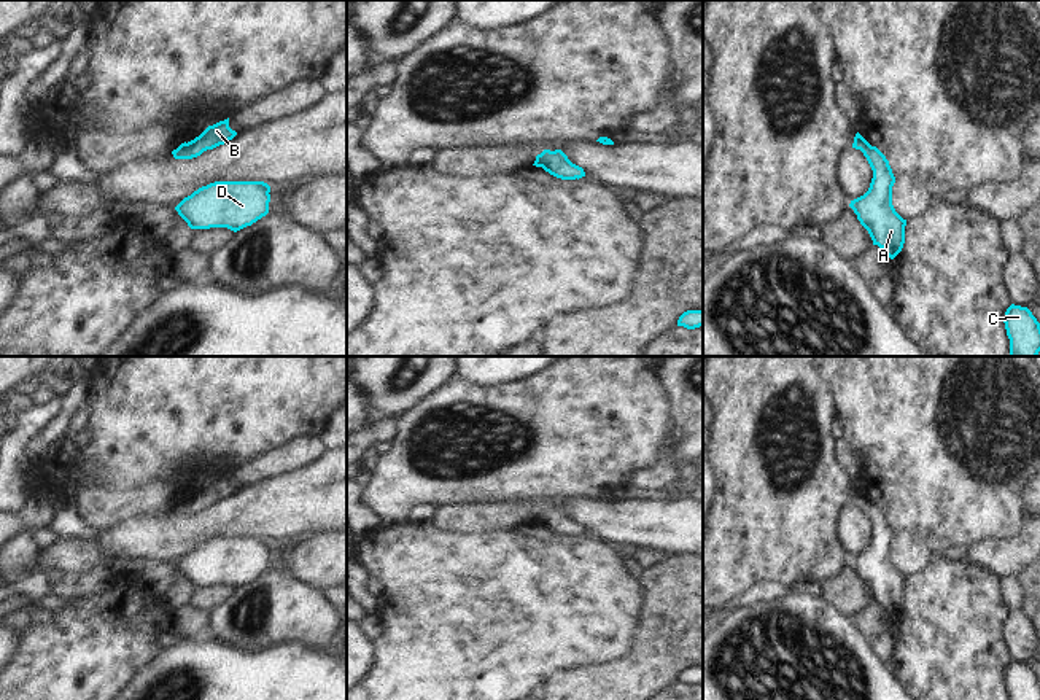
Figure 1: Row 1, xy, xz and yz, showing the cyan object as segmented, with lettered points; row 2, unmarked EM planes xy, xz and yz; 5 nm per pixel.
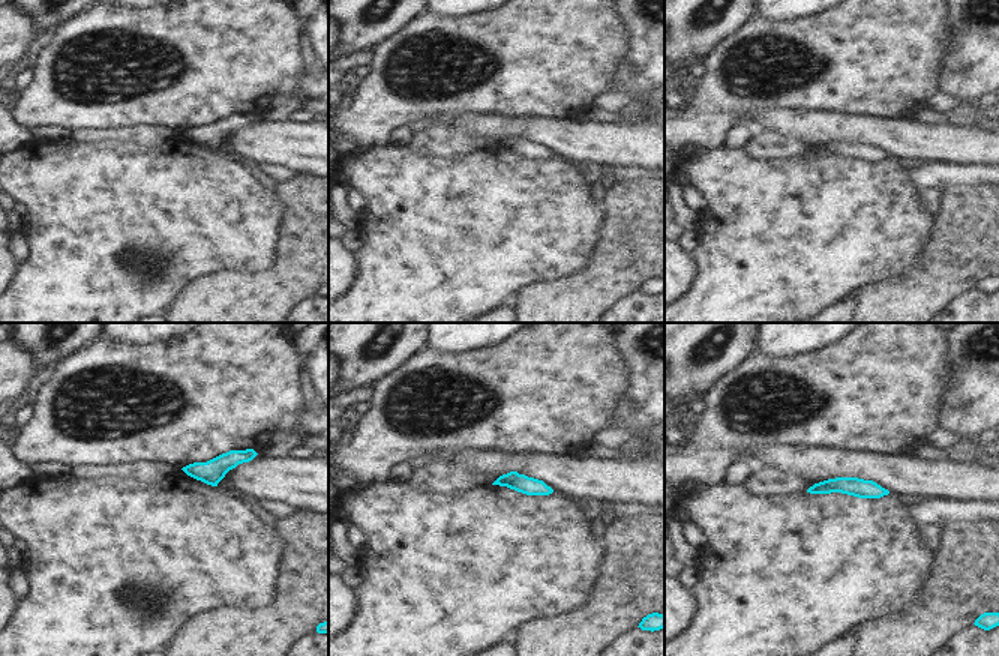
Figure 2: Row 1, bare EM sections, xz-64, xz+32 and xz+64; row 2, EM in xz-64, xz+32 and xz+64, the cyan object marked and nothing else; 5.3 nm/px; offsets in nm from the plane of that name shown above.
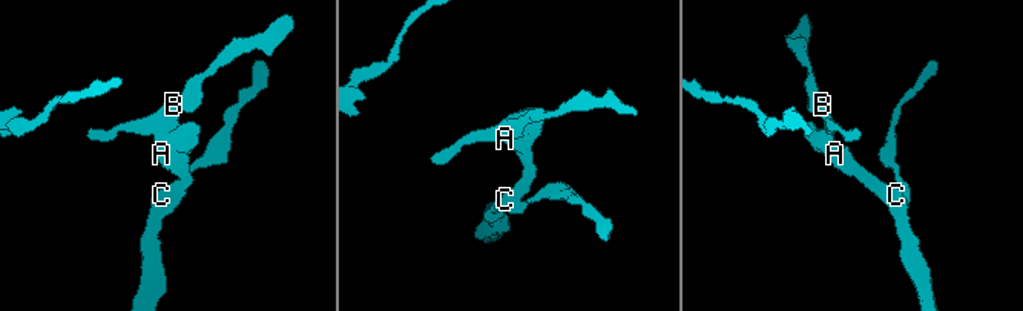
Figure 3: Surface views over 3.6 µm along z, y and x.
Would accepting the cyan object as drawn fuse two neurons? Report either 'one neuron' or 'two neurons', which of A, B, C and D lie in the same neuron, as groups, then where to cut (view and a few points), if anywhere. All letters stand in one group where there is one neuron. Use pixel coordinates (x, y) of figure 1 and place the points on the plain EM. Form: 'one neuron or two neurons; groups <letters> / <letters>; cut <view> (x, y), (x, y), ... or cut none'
one neuron; groups A B C D; cut none

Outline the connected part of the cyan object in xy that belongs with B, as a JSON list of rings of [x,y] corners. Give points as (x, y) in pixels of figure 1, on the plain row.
[[[229,474],[219,477],[213,482],[208,482],[199,493],[191,498],[181,500],[177,506],[172,508],[175,515],[192,515],[200,512],[207,506],[213,506],[219,501],[227,500],[237,492],[235,487],[229,484]]]

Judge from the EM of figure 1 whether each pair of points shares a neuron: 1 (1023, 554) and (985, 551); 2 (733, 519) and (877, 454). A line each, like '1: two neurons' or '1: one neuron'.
1: one neuron
2: two neurons

